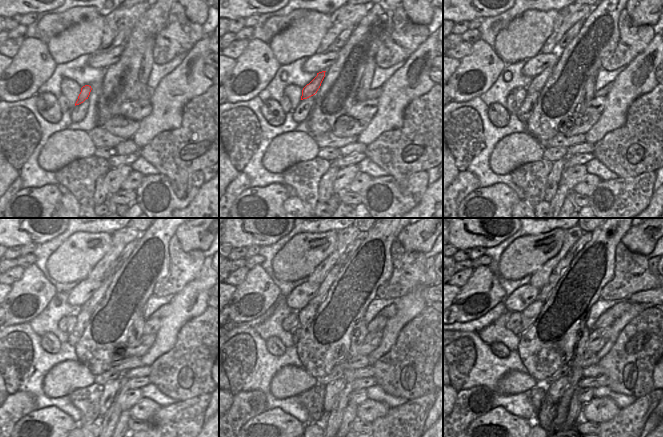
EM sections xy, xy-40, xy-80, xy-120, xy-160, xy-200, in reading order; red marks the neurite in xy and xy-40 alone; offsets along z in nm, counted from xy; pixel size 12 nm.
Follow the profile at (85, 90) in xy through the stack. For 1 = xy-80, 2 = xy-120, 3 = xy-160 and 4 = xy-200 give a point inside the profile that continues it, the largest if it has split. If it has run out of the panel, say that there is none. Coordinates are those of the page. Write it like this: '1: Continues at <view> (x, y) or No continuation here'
1: Continues at xy-80 (538, 82)
2: Continues at xy-120 (90, 305)
3: Continues at xy-160 (324, 287)
4: Continues at xy-200 (563, 265)

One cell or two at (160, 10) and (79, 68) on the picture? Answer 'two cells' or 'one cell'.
two cells

